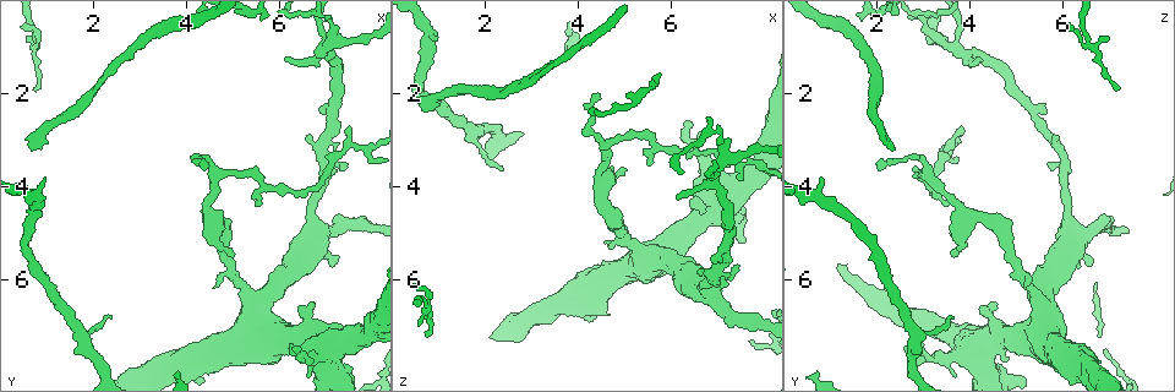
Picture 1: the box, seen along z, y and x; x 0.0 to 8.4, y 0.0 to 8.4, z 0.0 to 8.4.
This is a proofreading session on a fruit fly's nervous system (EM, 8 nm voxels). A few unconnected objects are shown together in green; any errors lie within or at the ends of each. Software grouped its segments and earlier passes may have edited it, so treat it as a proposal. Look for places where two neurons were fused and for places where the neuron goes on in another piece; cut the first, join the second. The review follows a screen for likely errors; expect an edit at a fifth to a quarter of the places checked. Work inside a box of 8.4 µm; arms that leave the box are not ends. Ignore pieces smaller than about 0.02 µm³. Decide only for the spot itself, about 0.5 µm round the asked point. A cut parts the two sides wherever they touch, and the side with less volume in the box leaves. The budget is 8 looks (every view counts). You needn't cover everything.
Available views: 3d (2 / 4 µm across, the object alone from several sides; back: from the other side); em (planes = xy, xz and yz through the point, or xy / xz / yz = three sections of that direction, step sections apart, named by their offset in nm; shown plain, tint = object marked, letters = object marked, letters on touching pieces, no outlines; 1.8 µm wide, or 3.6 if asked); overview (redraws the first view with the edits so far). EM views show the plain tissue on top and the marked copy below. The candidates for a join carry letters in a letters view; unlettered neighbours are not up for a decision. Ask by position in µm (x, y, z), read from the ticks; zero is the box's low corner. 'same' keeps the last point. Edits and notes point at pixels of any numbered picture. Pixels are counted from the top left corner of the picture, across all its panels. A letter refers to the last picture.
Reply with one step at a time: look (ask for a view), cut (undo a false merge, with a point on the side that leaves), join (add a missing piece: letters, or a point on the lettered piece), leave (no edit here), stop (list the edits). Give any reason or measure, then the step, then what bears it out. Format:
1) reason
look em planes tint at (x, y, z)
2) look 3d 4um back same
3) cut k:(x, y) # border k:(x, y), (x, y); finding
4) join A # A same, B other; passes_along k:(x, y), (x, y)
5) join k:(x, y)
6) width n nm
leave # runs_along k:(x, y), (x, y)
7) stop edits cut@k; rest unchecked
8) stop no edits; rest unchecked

thin end
look 3d 4um at (0.70, 3.15, 2.30)

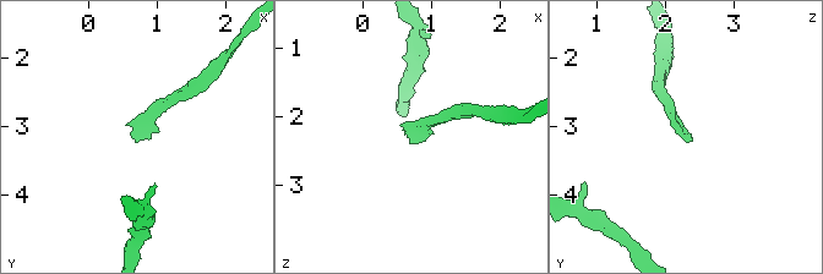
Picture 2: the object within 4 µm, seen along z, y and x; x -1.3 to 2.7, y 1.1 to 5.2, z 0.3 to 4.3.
now the EM
look em xy step 4 letters at (0.65, 3.20, 2.35)

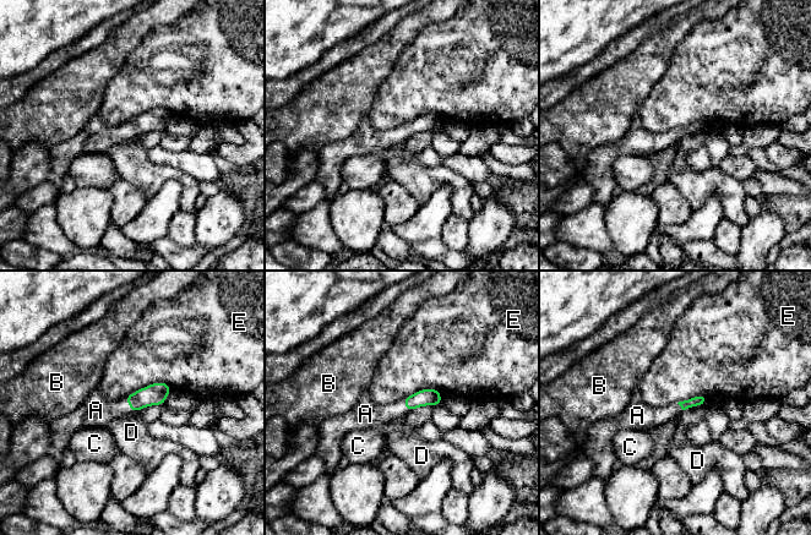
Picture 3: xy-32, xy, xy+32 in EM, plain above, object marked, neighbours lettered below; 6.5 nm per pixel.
cut it another way
look em planes letters same

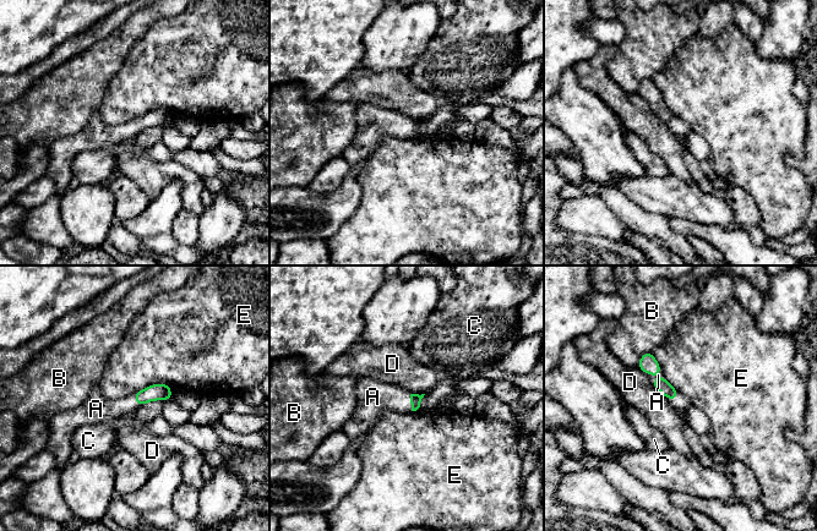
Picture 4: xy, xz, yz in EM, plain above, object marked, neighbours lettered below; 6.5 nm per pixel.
longest_contact E 260 nm
join A # A same, B other, C other, D other, E other; passes_along 4:(415, 399), (410, 401), (374, 397); it goes on there

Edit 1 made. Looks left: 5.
branch stops here
look em xy step 16 letters at (6.75, 6.55, 4.55)

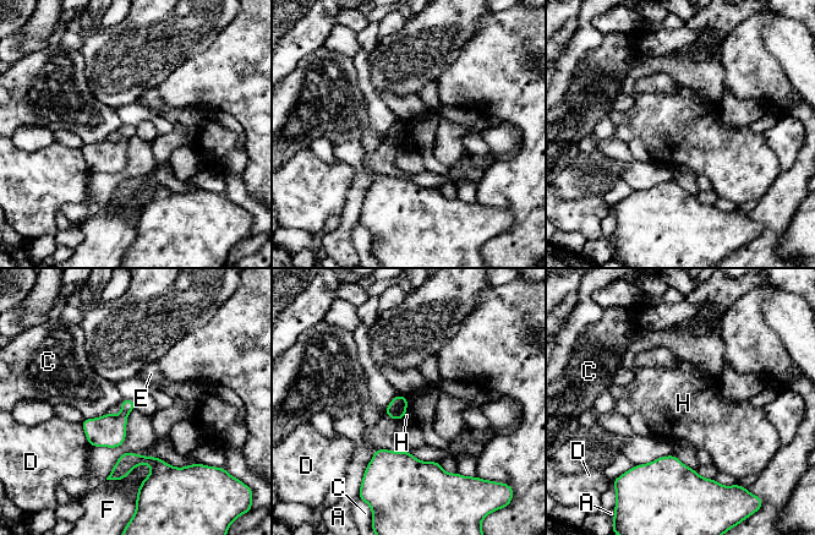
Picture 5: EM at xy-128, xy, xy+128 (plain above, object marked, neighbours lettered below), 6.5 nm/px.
cut it another way
look em planes letters same

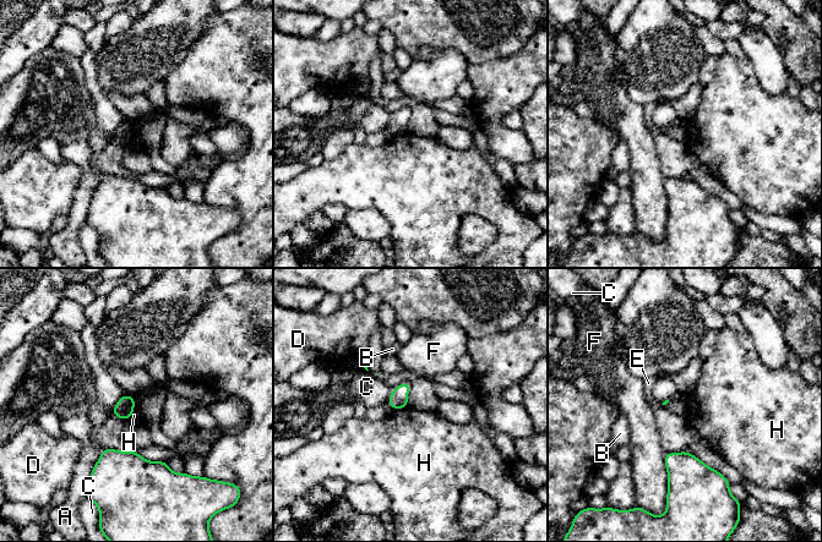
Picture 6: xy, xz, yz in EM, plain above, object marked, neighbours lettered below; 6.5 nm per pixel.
leave # A other, B other, C other, D other, E other, F other, H other; border 6:(408, 405), (395, 411); none of them fits

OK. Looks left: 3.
stop edits join@4; rest unchecked

